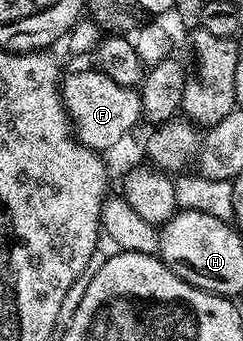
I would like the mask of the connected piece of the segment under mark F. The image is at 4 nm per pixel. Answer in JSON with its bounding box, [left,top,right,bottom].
[63,68,142,152]

